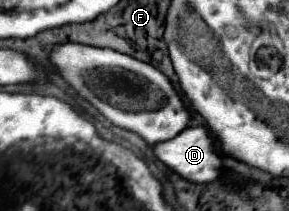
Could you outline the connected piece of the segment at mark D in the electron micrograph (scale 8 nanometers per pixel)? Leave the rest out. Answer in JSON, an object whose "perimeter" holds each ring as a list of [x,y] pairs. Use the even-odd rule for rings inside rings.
{"perimeter":[[[189,127],[185,133],[179,133],[173,141],[153,145],[153,151],[157,159],[161,159],[169,169],[179,173],[181,177],[193,181],[193,183],[213,183],[219,181],[223,171],[223,155],[217,151],[213,137],[205,127]]]}

